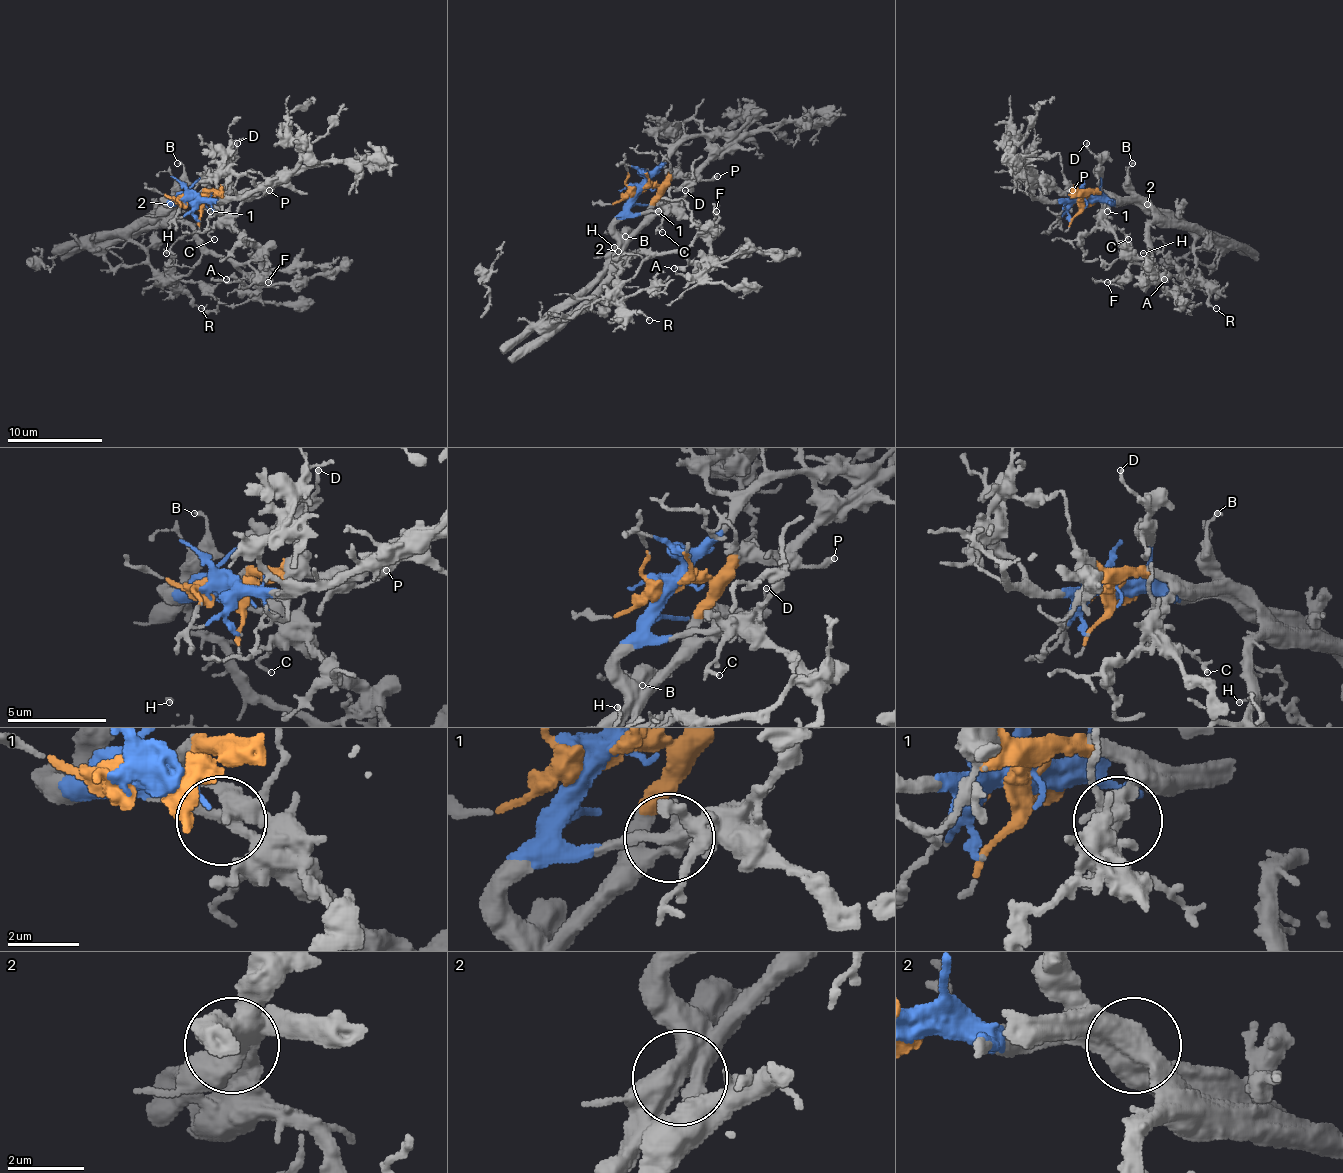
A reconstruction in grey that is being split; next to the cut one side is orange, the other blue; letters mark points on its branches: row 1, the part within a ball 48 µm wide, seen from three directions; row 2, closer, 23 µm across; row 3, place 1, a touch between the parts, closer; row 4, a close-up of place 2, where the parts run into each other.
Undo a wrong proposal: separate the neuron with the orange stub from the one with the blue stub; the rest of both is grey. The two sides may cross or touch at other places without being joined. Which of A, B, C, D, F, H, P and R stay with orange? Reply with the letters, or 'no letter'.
A, F, H, P

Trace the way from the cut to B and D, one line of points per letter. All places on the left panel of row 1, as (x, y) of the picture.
B: (191, 199), (167, 199), (184, 171), (184, 166), (177, 163)
D: (191, 199), (189, 190), (203, 175), (215, 175), (236, 152), (236, 142)

